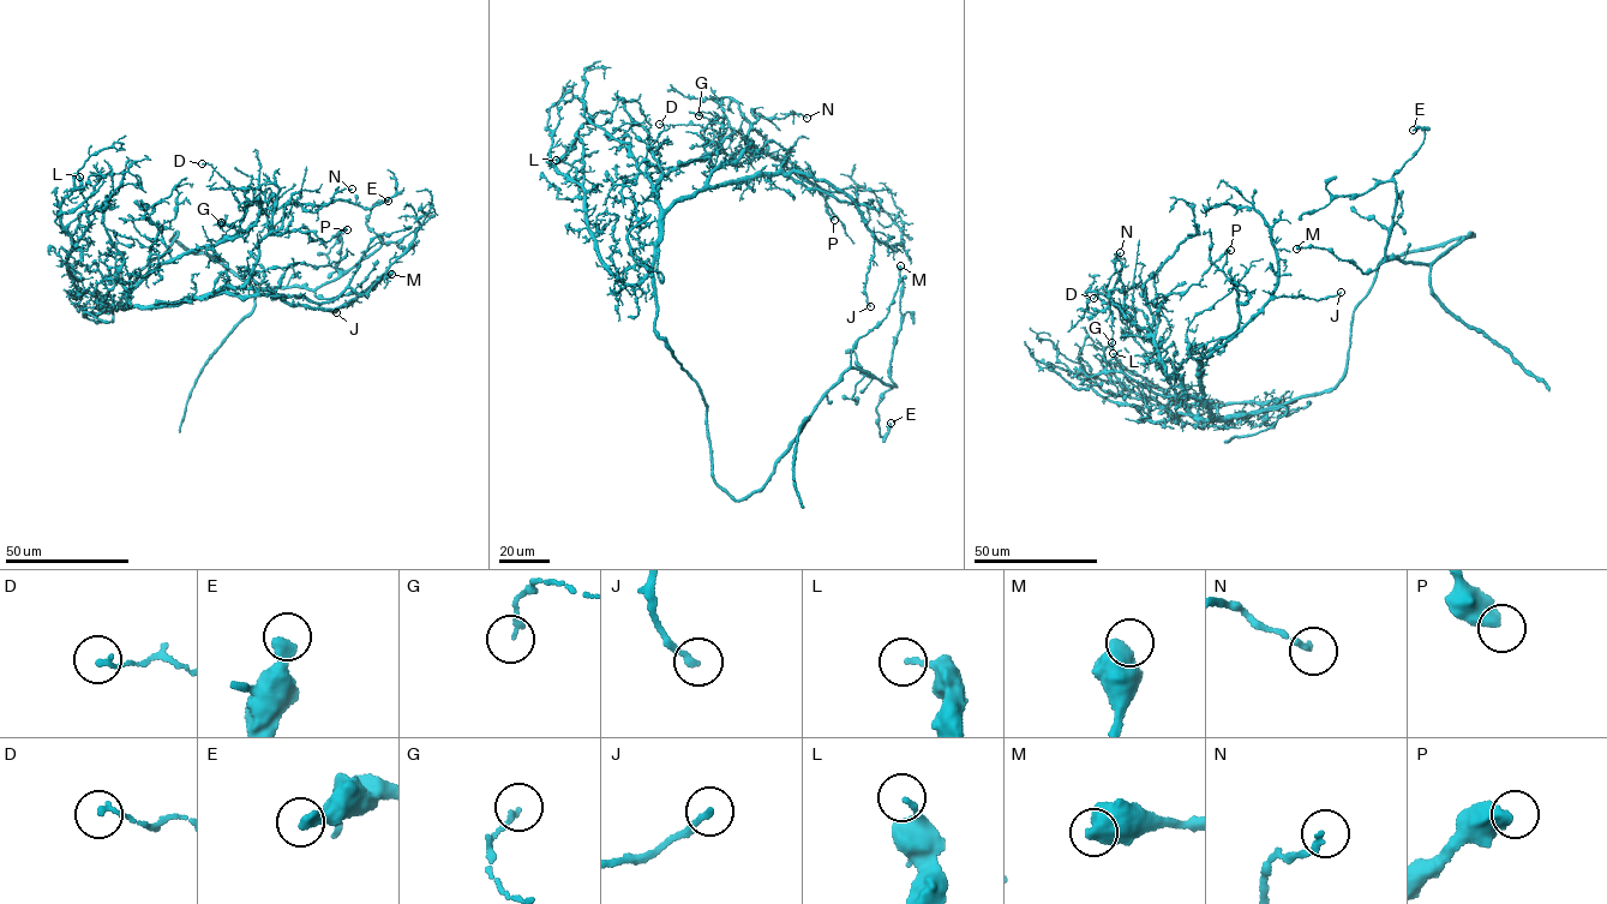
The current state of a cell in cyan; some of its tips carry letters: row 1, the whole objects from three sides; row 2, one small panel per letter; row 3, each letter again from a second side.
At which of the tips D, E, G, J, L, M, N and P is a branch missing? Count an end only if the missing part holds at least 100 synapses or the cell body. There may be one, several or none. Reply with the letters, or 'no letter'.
no letter

